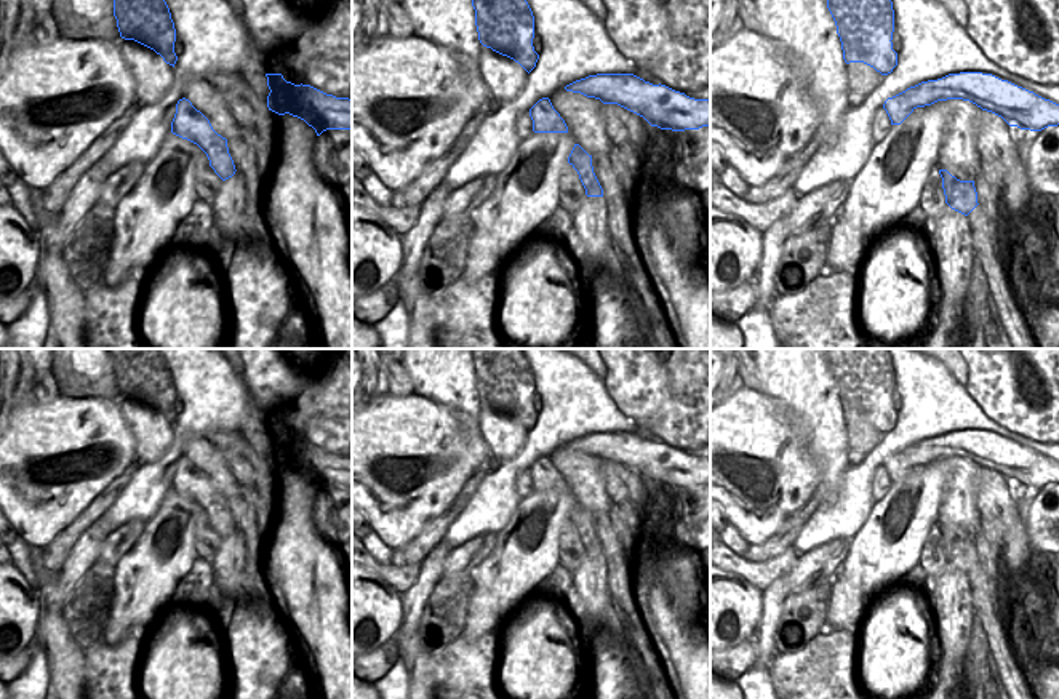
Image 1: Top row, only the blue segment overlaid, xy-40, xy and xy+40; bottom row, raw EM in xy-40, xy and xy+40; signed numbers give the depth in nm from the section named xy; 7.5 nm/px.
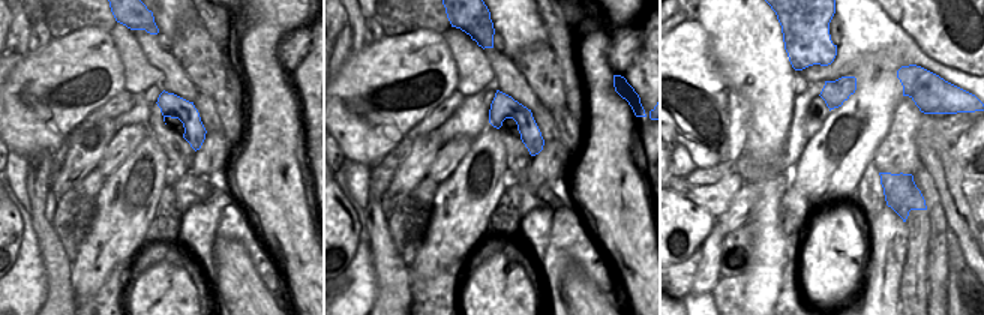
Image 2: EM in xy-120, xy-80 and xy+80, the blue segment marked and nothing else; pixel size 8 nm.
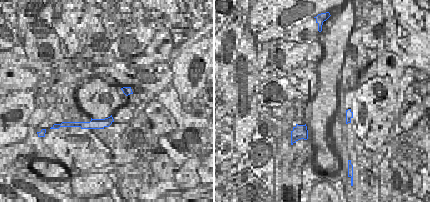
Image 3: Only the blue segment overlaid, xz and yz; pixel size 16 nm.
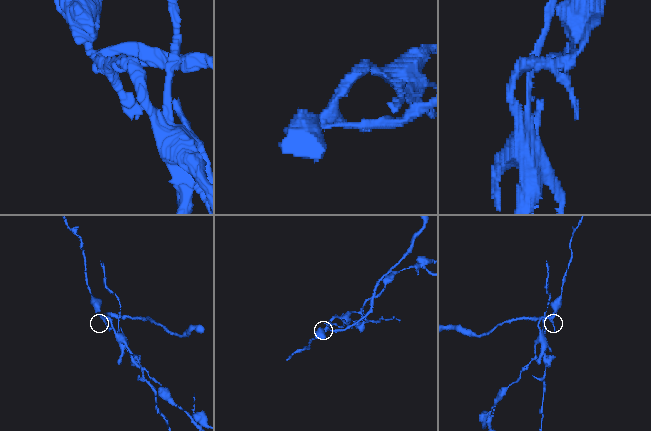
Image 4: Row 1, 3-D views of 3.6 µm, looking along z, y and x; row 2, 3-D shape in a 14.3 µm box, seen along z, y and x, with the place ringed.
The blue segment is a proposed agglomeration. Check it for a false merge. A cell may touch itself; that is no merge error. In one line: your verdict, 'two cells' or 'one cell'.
two cells

